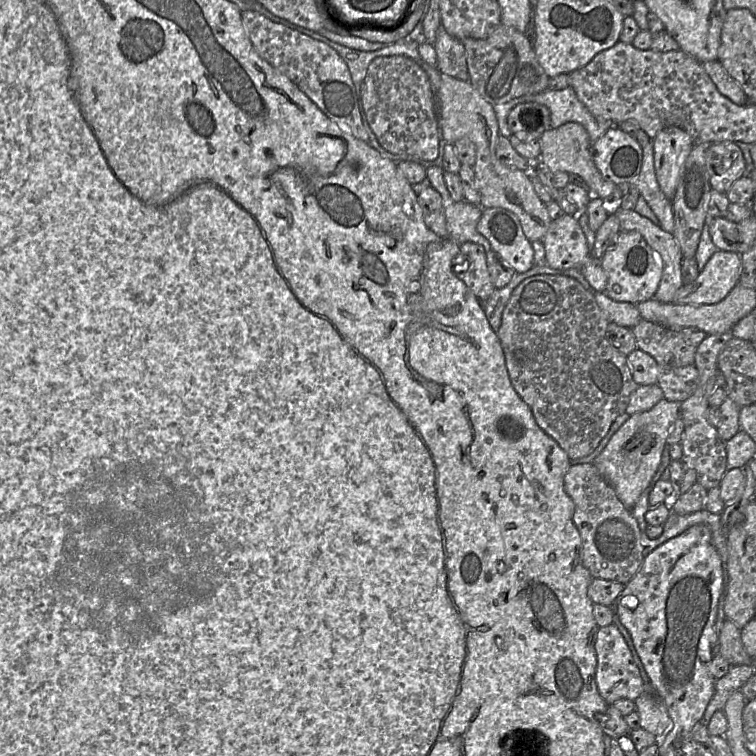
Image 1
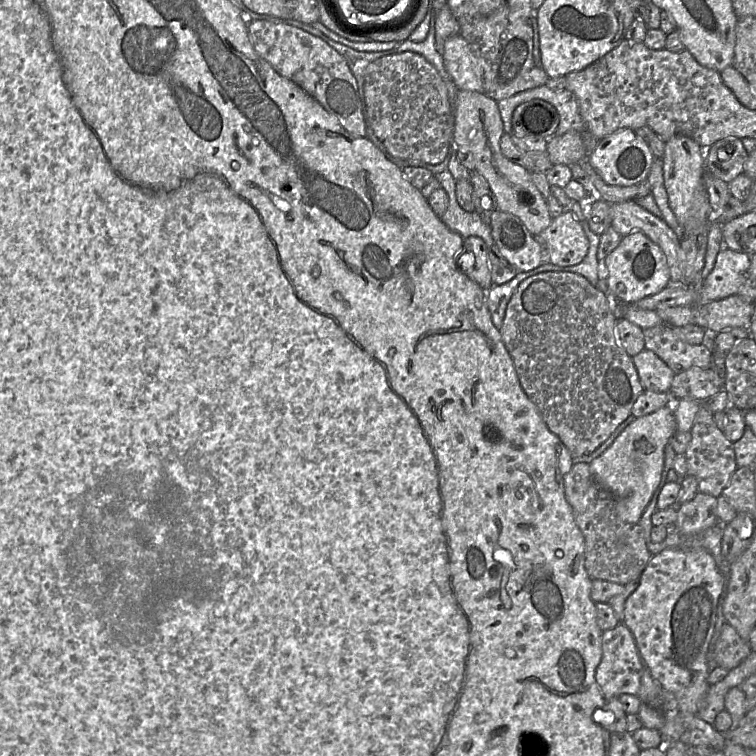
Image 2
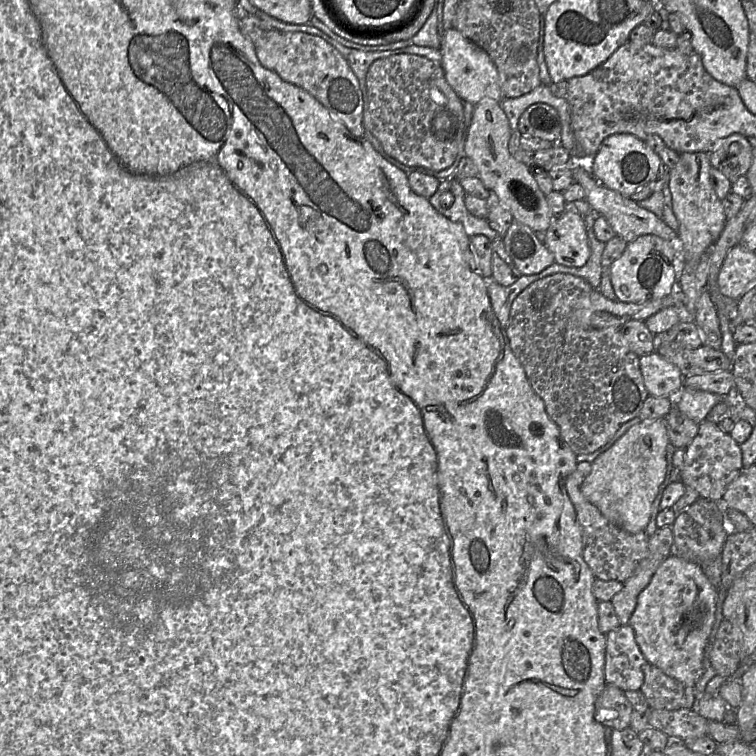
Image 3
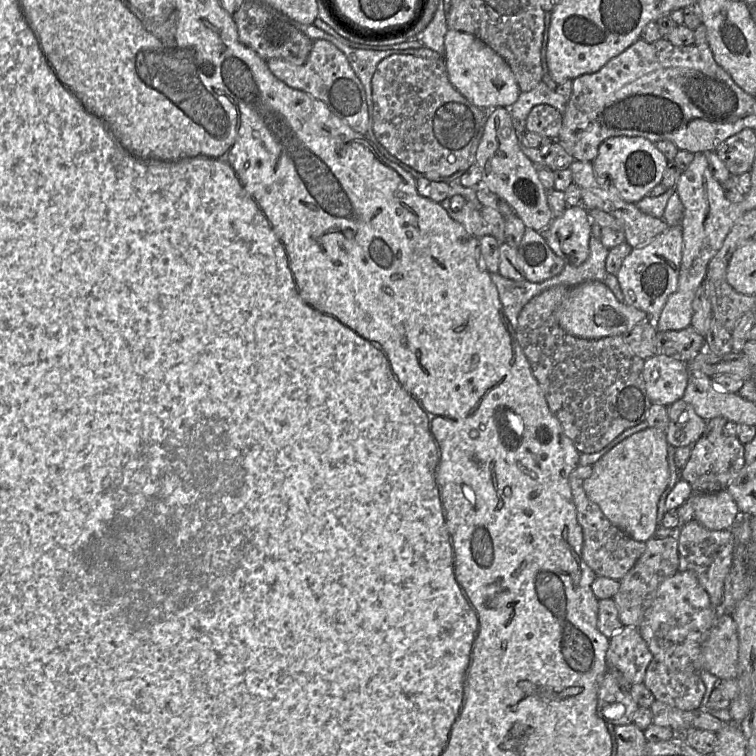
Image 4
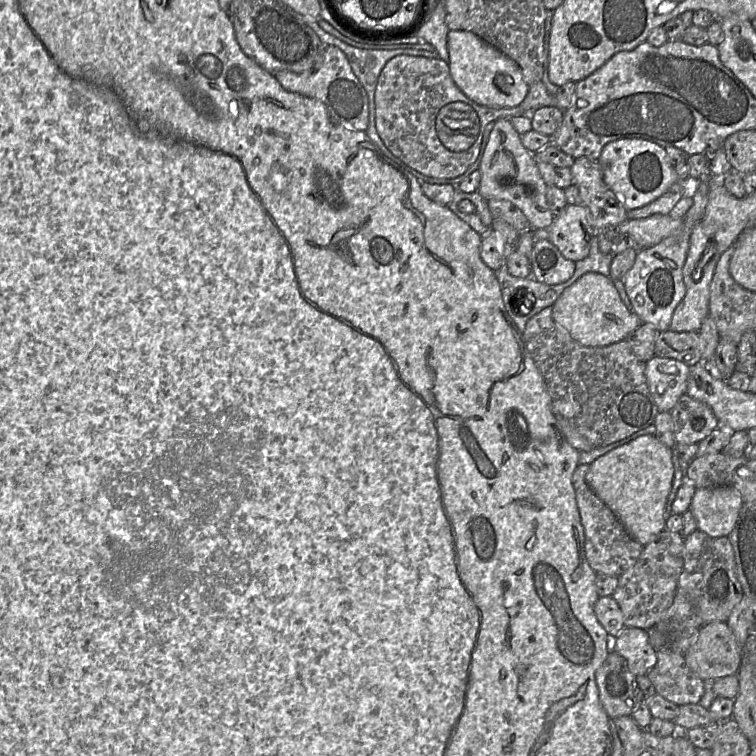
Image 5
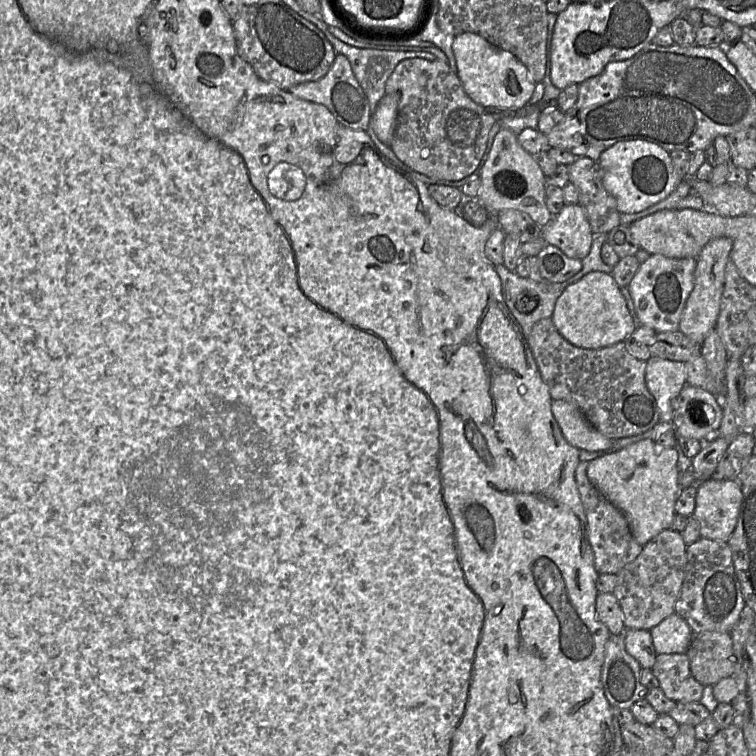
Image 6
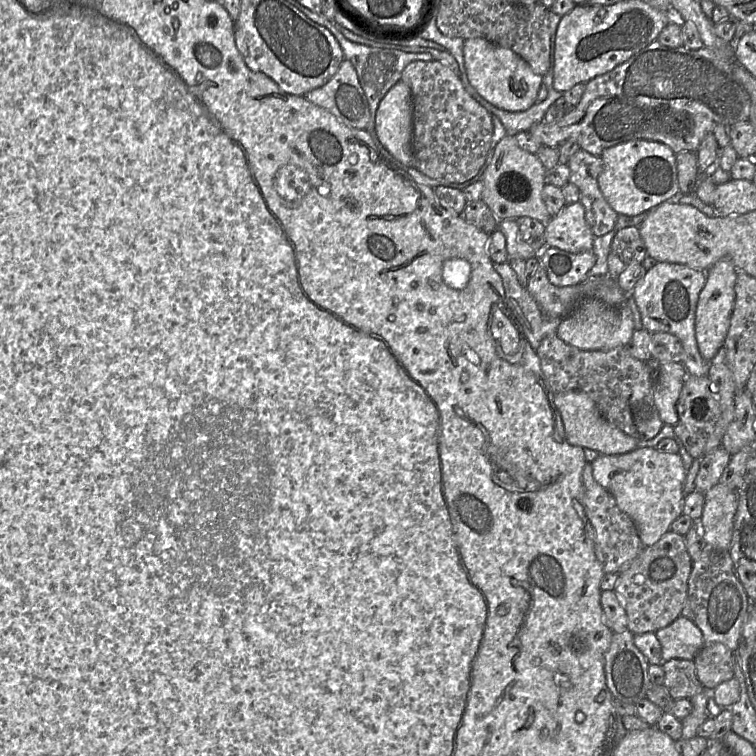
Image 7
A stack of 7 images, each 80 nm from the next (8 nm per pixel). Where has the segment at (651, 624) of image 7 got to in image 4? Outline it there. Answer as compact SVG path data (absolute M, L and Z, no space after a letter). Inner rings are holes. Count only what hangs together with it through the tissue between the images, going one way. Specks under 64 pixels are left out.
M658 526L653 536L646 542L646 549L630 571L619 580L620 589L613 597L623 626L639 627L646 610L650 607L660 584L680 569L678 553L678 529Z

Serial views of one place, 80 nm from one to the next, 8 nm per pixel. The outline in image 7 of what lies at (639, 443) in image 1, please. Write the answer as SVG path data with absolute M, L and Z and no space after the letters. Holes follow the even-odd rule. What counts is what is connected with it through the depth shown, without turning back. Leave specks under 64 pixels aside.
M640 447L620 455L599 455L591 465L595 481L614 497L618 507L632 519L644 547L655 544L671 530L672 522L683 514L687 471L678 453L664 453L657 448Z

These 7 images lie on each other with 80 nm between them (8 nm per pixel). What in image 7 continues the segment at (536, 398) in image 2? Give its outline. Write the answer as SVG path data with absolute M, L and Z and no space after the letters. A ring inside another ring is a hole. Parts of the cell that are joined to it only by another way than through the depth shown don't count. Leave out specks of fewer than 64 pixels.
M554 334L542 340L536 353L554 393L586 393L609 423L633 438L649 440L660 432L664 423L653 397L653 372L646 362L634 358L625 347L608 351L581 350Z

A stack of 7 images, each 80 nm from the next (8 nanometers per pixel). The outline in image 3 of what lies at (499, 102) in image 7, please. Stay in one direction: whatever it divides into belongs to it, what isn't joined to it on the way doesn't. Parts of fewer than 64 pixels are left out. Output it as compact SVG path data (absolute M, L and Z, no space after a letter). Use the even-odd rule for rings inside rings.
M452 27L442 34L440 52L442 55L441 66L445 78L461 99L472 105L483 100L498 102L503 100L497 68L482 48Z

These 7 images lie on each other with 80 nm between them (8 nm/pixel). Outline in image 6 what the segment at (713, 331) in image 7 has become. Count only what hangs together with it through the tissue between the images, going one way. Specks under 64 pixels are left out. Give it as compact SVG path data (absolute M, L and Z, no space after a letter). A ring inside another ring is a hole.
M715 238L703 247L699 256L696 258L694 287L685 304L679 322L679 331L699 345L702 345L709 332L716 327L721 296L724 289L725 268L730 259L732 247L733 242L730 238Z

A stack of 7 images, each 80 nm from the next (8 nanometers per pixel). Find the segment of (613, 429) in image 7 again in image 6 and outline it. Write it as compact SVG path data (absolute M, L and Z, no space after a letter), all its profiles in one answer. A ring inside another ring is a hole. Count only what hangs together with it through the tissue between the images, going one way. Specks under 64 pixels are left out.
M552 400L551 409L566 441L587 451L615 451L613 441L597 431L579 408L565 400Z

